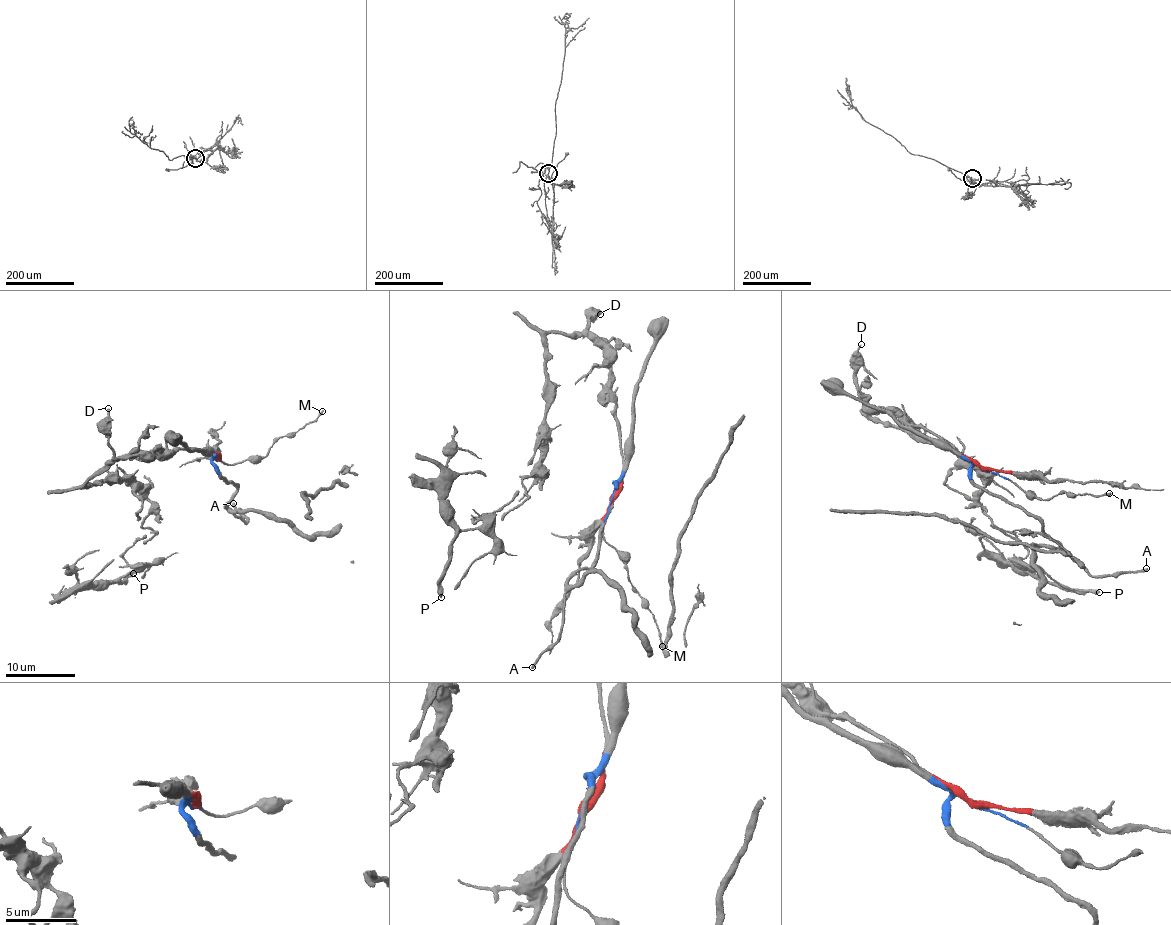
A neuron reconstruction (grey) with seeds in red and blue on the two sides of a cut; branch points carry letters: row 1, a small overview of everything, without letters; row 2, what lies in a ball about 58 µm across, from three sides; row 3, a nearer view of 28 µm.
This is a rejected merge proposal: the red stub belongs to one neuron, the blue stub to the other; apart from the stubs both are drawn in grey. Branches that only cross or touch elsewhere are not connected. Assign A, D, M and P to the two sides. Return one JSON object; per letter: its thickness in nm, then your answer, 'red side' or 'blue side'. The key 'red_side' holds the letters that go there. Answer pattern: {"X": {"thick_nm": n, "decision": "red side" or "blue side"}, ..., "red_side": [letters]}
{"A": {"thick_nm": 320, "decision": "blue side"}, "D": {"thick_nm": 160, "decision": "red side"}, "M": {"thick_nm": 320, "decision": "blue side"}, "P": {"thick_nm": 400, "decision": "red side"}, "red_side": ["D", "P"]}

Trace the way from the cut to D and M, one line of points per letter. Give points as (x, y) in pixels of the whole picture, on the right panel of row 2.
D: (985, 469), (922, 426), (907, 424), (902, 415), (870, 407), (862, 398), (856, 377), (857, 348), (861, 345)
M: (985, 469), (1009, 479), (1022, 490), (1043, 499), (1050, 500), (1062, 494), (1102, 496), (1110, 493)

